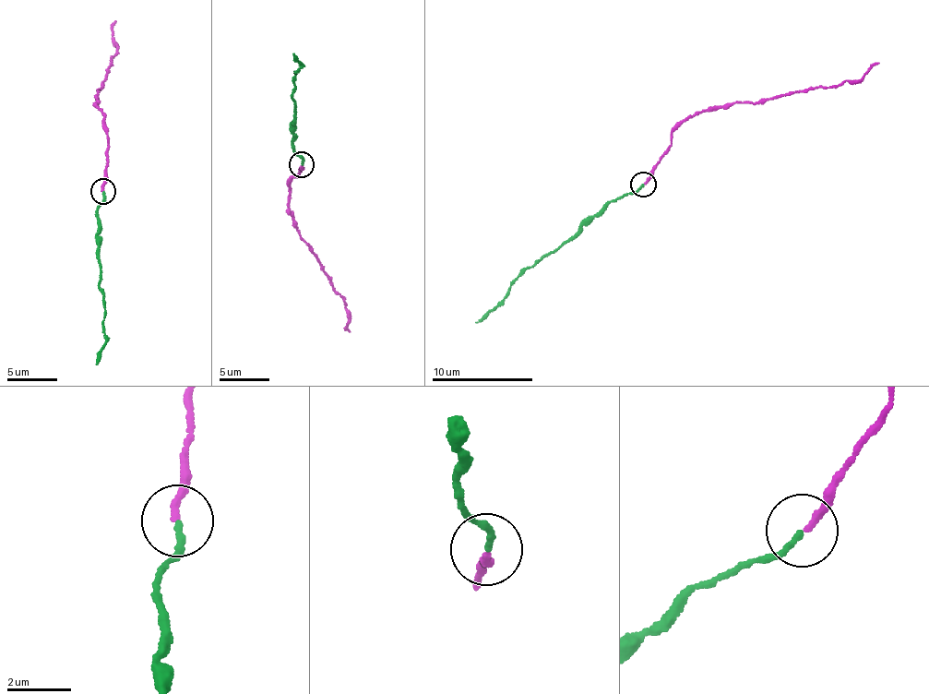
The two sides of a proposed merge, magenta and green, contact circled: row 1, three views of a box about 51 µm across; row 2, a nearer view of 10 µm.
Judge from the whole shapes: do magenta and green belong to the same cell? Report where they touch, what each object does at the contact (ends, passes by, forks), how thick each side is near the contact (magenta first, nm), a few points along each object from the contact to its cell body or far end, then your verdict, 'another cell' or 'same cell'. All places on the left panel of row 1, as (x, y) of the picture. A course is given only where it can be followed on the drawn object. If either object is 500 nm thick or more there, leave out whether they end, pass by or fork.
place (103, 191); magenta ends; green ends; calibres 200 and 180 nm; course magenta (102, 190), (108, 151), (107, 136), (94, 100), (117, 47), (112, 39), (117, 20); course green (104, 191), (98, 217), (102, 269), (99, 285), (106, 312), (106, 341), (96, 364); same cell

